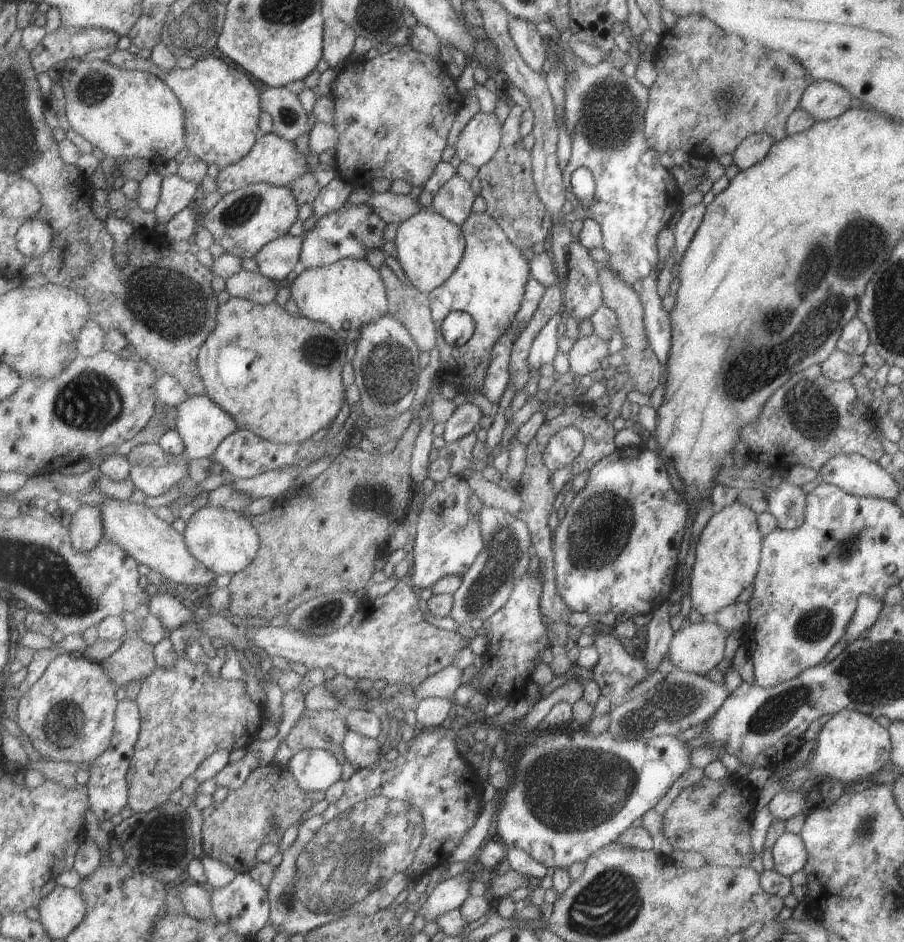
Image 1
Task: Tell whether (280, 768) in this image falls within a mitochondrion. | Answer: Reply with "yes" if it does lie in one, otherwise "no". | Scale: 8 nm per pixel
no

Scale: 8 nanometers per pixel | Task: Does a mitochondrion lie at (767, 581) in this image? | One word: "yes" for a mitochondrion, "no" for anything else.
no

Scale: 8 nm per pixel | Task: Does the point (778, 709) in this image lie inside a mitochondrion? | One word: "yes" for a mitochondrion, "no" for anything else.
yes

